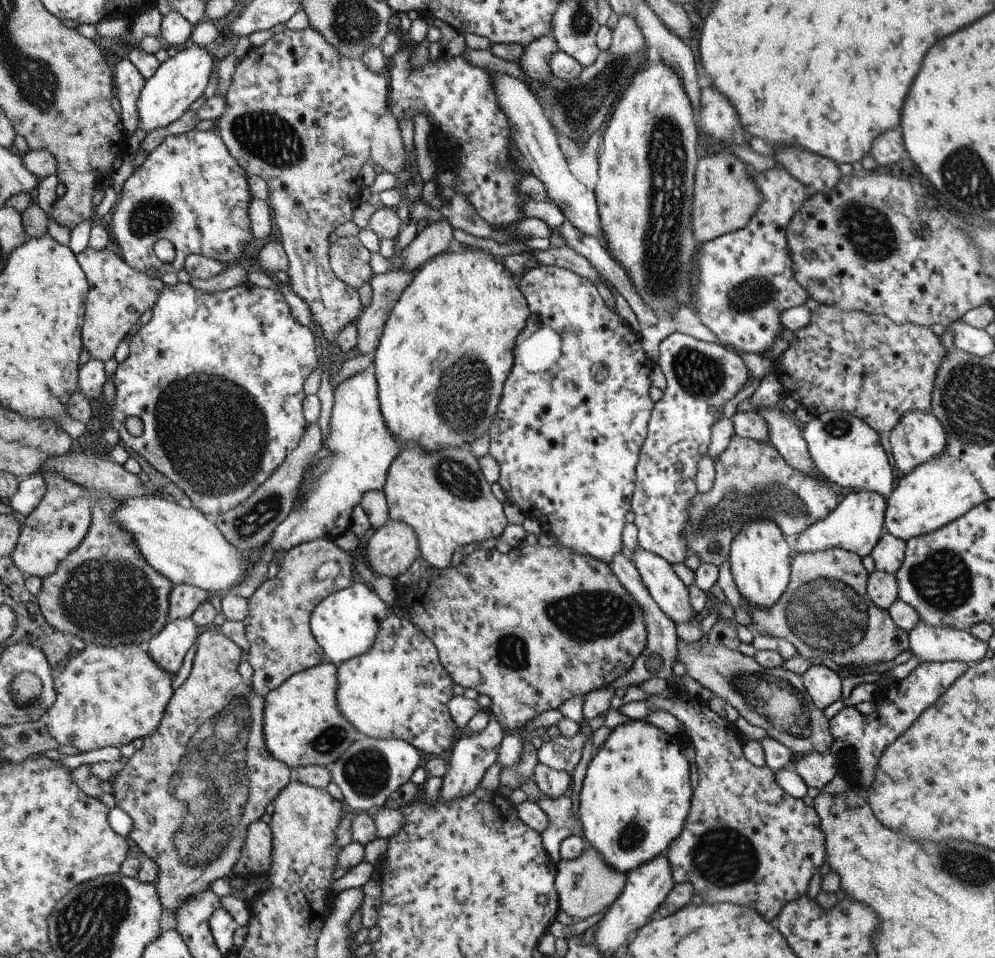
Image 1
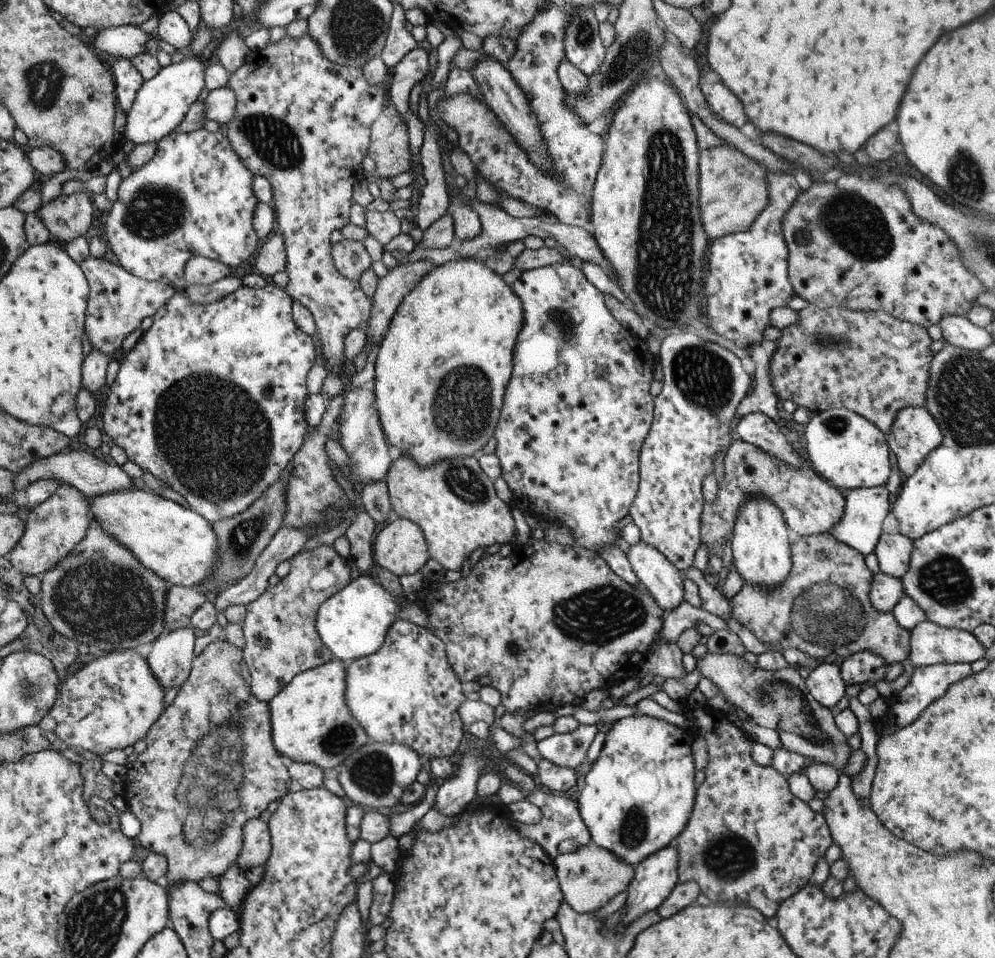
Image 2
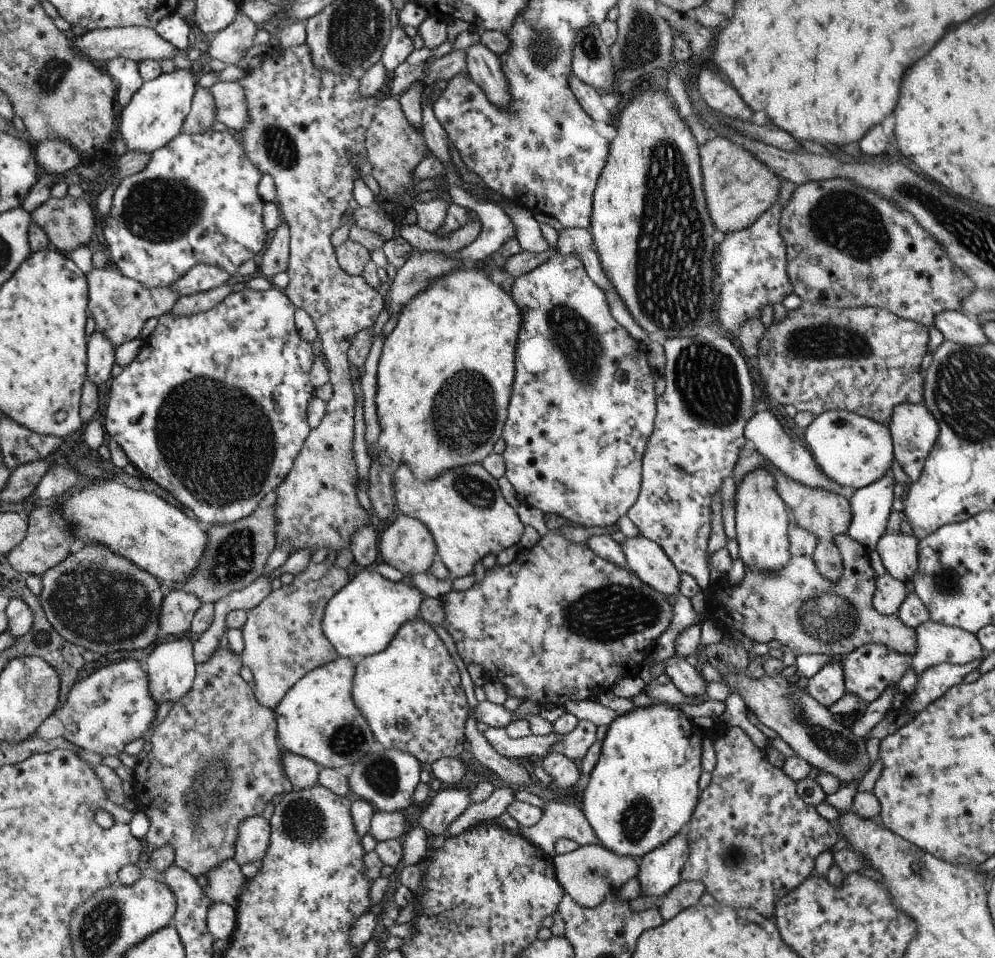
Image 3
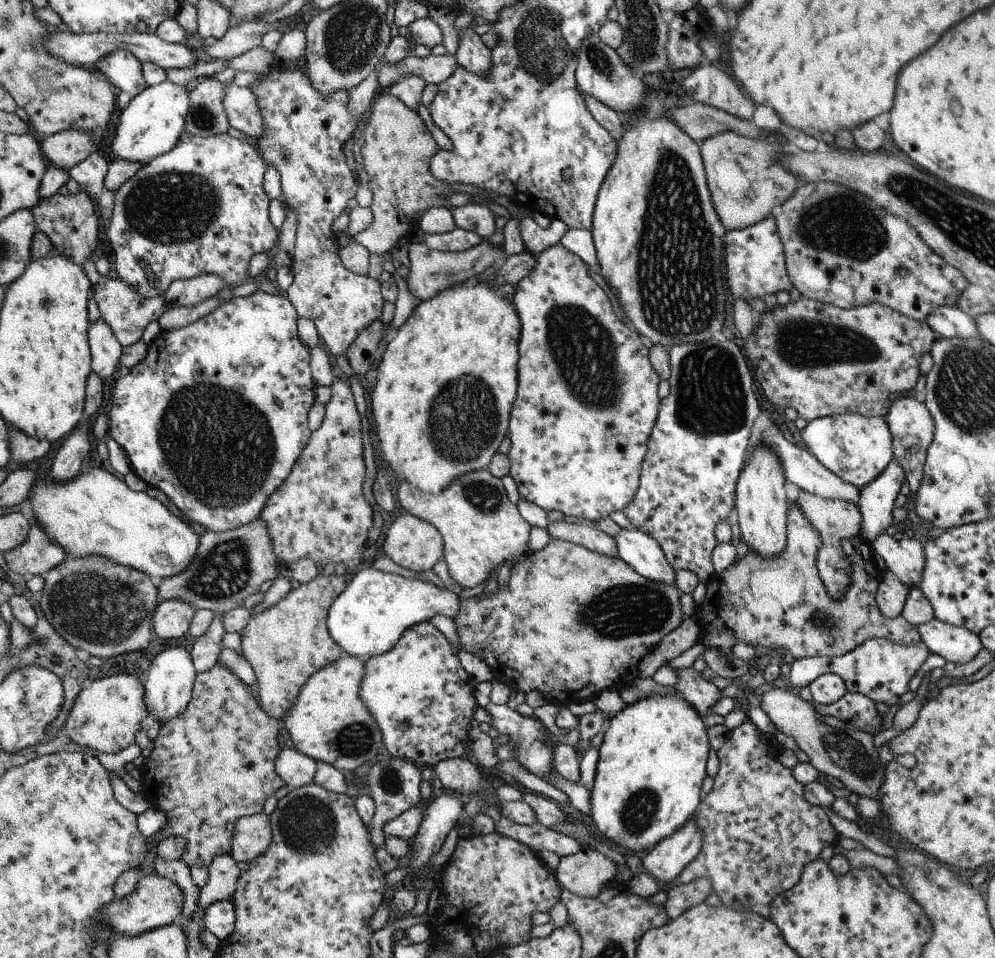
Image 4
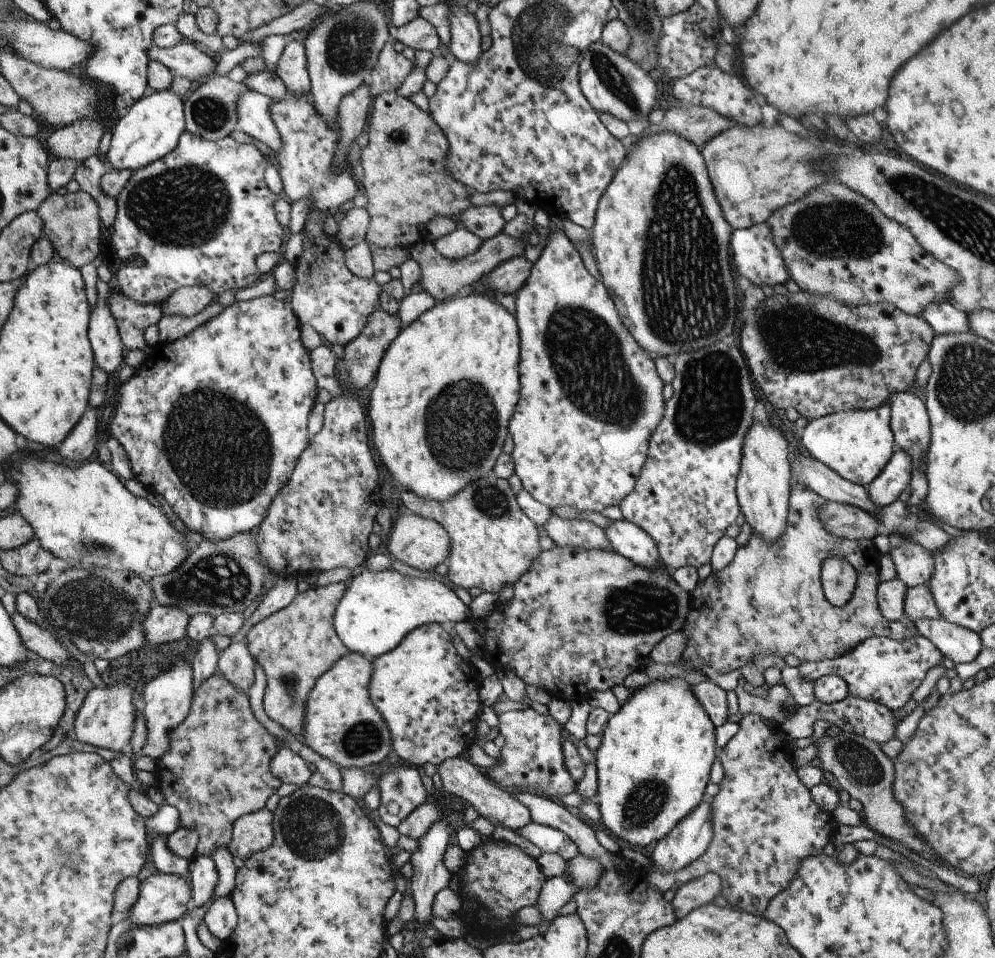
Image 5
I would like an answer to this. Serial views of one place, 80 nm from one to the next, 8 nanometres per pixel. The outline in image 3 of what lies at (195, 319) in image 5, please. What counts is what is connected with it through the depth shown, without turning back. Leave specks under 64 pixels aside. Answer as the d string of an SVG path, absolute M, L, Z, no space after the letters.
M223 284L212 290L180 297L171 309L174 317L189 317L193 314L206 312L222 302L230 293L232 286Z

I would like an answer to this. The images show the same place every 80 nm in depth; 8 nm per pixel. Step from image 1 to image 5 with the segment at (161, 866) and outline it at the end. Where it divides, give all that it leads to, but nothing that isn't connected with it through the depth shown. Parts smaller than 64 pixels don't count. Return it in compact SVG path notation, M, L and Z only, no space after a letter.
M216 673L206 682L203 682L199 689L195 690L189 716L185 718L182 726L177 727L171 733L171 750L164 757L157 760L157 782L152 786L164 794L168 805L174 805L180 811L181 827L197 830L199 841L196 855L210 855L216 847L228 846L229 842L233 840L233 825L236 824L237 818L265 808L266 800L280 788L281 779L277 779L269 769L272 759L276 756L277 752L276 736L268 733L266 728L256 719L256 716L254 716L250 709L248 694L238 691L235 686L230 684L230 681L226 677L220 673Z

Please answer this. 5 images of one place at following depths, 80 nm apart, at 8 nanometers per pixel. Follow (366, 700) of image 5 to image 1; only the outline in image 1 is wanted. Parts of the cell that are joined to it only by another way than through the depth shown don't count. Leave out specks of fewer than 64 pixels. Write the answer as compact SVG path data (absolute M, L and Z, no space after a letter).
M324 662L298 672L288 678L278 689L265 697L262 732L266 750L274 758L286 763L291 770L296 767L333 764L356 740L367 738L342 716L337 703L337 667Z

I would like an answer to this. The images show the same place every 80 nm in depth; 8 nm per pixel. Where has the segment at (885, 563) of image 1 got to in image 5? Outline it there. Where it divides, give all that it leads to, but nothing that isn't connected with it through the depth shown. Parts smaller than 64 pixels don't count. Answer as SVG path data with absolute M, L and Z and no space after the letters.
M882 534L874 538L880 554L890 554L896 566L897 577L905 582L907 587L926 584L931 579L935 564L933 554L923 546L905 540L898 548L892 548L888 538Z

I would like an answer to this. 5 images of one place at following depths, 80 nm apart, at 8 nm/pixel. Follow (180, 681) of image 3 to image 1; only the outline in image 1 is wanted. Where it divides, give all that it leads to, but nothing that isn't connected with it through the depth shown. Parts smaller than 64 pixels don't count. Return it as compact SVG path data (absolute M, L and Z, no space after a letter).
M191 616L169 620L165 629L150 638L148 643L154 662L162 670L176 675L184 662L184 656L197 640L199 633L200 628Z

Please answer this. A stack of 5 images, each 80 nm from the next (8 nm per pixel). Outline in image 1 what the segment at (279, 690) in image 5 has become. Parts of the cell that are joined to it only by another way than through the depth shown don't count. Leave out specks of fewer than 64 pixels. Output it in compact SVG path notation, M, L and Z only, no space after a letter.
M318 538L286 550L281 556L282 562L275 578L267 579L258 586L258 591L248 598L250 606L248 617L243 621L250 648L247 660L253 669L250 685L253 690L266 697L272 690L278 689L288 678L298 672L323 664L324 650L310 632L310 618L317 605L334 592L348 588L354 578L356 556L341 549L334 539Z

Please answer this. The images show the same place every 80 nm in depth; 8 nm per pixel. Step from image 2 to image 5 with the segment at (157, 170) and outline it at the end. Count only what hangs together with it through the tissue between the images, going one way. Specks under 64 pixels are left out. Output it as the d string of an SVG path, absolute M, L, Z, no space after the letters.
M185 131L181 134L180 144L168 153L160 161L154 161L152 165L145 166L144 169L138 169L131 174L130 180L126 183L125 189L117 198L117 215L114 225L112 226L112 246L116 256L122 262L122 268L118 268L116 272L116 282L120 293L126 295L130 300L140 304L153 304L161 306L170 296L176 293L183 287L208 287L211 292L217 297L220 293L231 290L236 292L240 288L251 287L258 278L260 272L256 268L256 258L264 252L280 252L282 248L282 238L284 238L284 228L278 222L275 202L284 197L283 194L274 194L266 184L265 170L268 162L260 150L253 144L246 145L237 143L232 137L224 137L217 141L205 140L198 135L192 134L190 131Z

